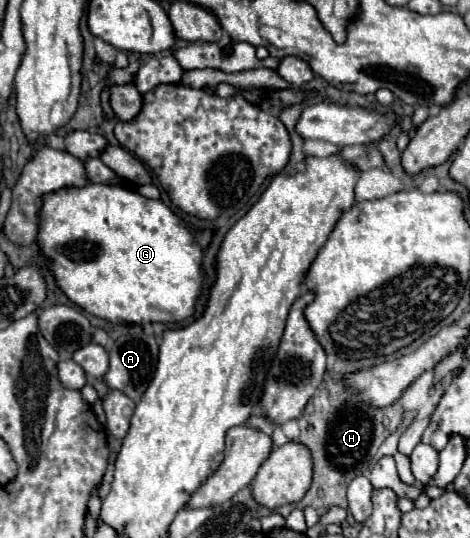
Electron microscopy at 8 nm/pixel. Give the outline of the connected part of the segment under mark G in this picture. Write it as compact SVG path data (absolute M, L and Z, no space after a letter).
M88 184L84 188L64 188L60 192L52 192L44 196L44 208L40 214L40 232L38 232L38 246L42 252L48 252L52 256L52 274L56 278L56 284L64 290L64 294L84 308L86 312L104 318L112 324L144 324L144 322L164 322L164 324L178 324L186 318L190 318L196 312L196 302L202 294L202 282L204 282L204 270L202 270L202 248L194 240L194 234L184 226L182 218L178 218L162 200L150 200L140 196L138 192L126 190L122 186L108 186L108 184Z

